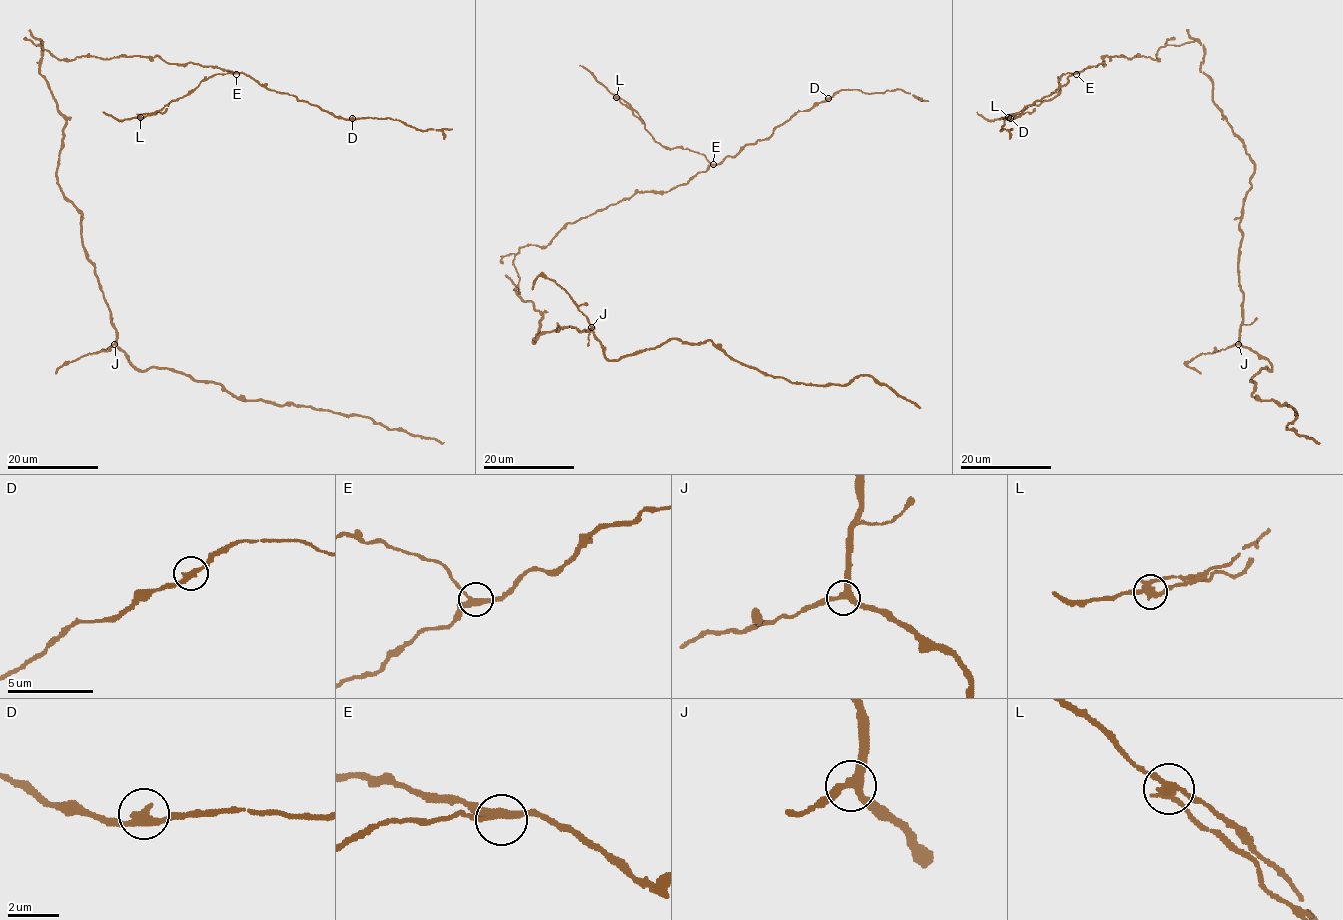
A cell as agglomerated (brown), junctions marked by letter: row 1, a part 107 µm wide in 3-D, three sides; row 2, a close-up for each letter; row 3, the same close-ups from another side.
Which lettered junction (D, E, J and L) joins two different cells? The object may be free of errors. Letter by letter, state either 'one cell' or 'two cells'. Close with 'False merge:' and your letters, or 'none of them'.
D: one cell
E: one cell
J: one cell
L: two cells
False merge: L

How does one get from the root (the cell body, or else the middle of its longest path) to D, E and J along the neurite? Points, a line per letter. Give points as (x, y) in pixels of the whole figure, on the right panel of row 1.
D: (1234, 132), (1201, 71), (1204, 45), (1196, 41), (1165, 44), (1157, 60), (1106, 56), (1010, 118)
E: (1234, 132), (1201, 71), (1204, 45), (1196, 41), (1165, 44), (1157, 60), (1106, 56), (1076, 74)
J: (1234, 132), (1254, 165), (1239, 224), (1241, 243), (1238, 282), (1243, 292), (1243, 323), (1238, 344)

